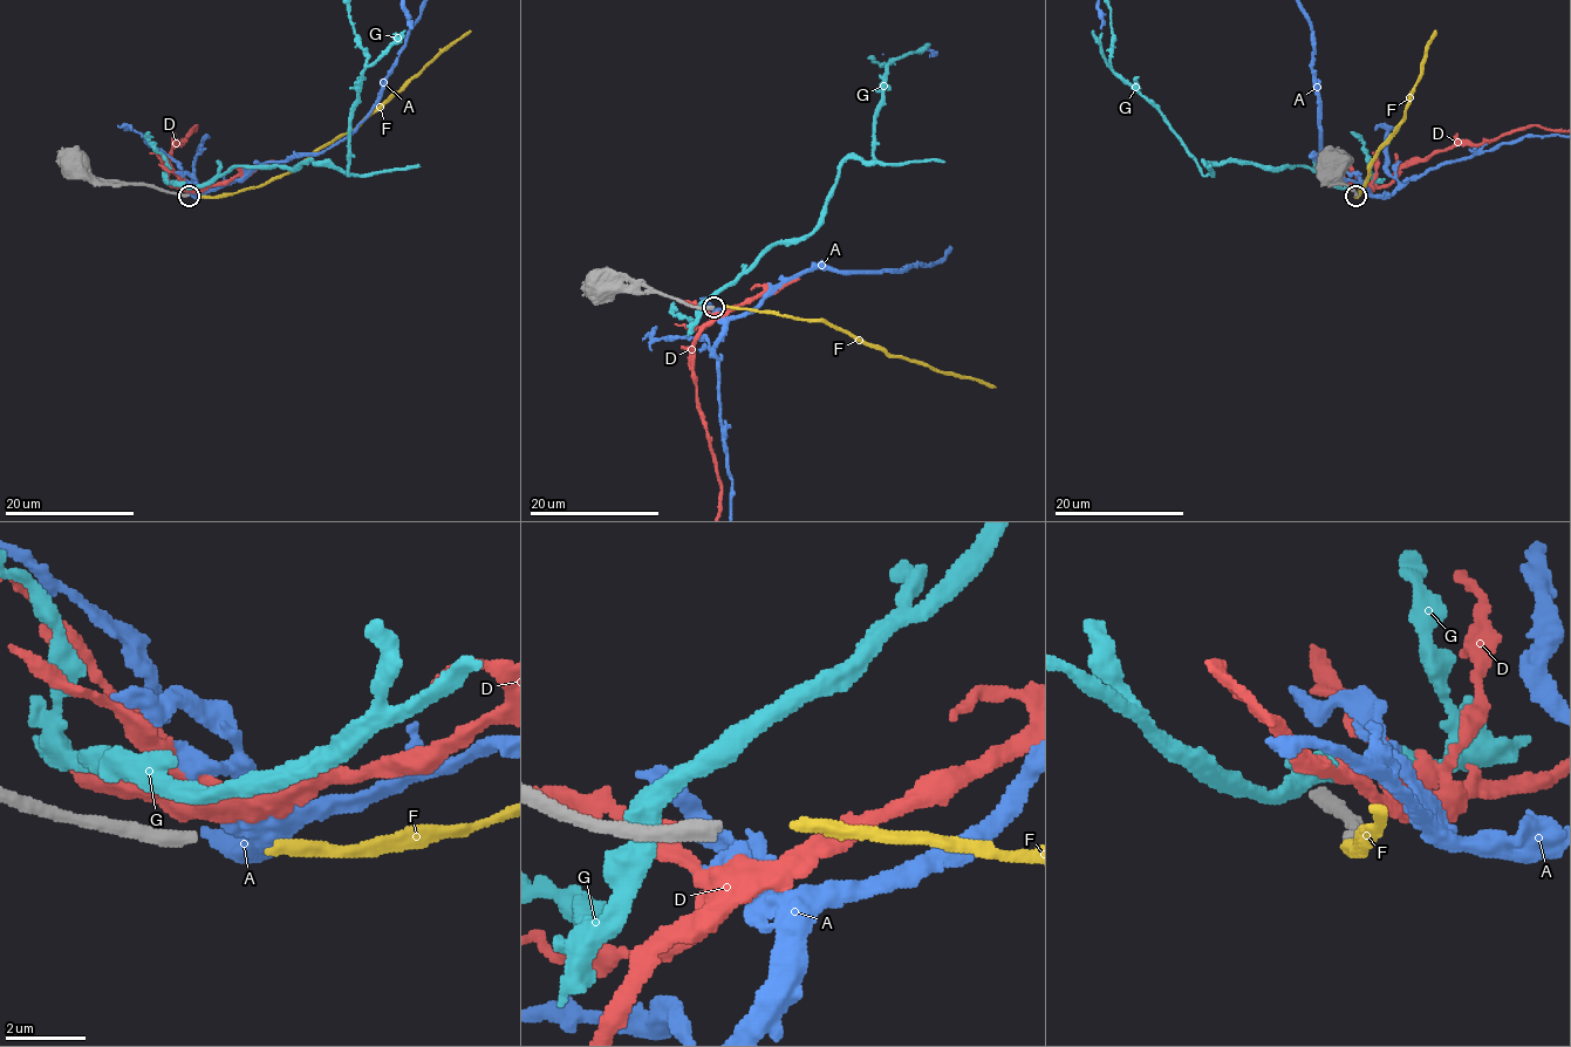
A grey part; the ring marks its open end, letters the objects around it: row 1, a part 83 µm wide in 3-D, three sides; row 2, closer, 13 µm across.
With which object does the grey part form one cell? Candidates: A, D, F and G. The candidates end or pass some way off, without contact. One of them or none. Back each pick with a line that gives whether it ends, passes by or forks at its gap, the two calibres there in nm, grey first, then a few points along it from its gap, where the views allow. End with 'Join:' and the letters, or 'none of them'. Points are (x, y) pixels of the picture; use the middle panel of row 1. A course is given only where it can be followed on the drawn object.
F: It ends there. Thickness 400 nm (grey) against 320 nm. Its course: (724, 306), (819, 320), (863, 343), (880, 346), (892, 355), (995, 388)
Join: F

